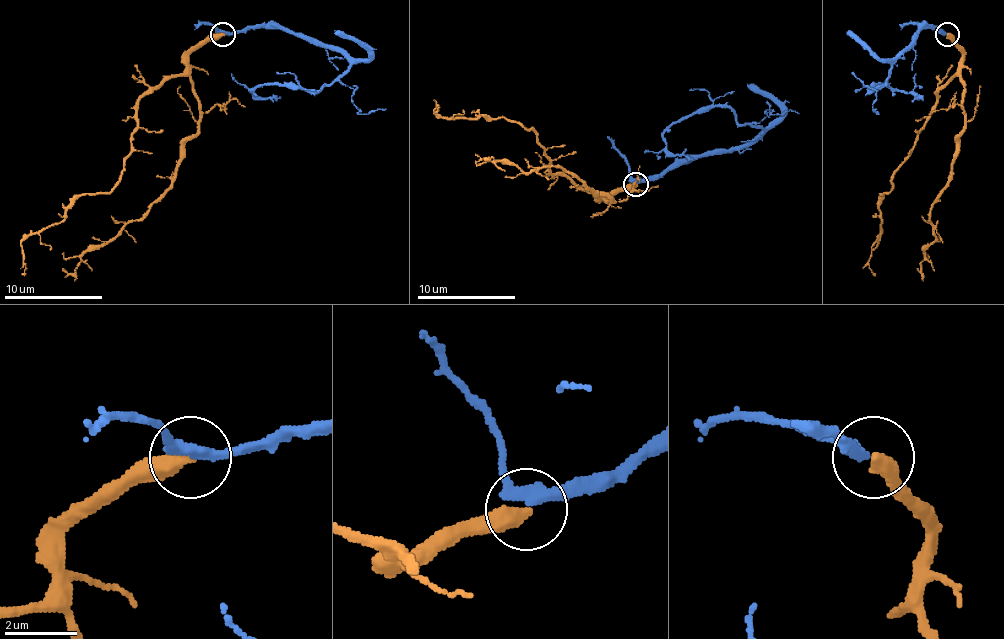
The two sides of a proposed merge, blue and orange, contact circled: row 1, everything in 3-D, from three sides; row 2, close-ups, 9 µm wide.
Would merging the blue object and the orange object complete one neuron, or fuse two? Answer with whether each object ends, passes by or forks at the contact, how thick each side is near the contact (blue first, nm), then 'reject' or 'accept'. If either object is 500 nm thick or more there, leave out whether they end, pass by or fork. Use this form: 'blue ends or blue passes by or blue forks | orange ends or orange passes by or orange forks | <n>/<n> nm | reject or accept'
blue passes by | orange ends | 280/440 nm | reject

